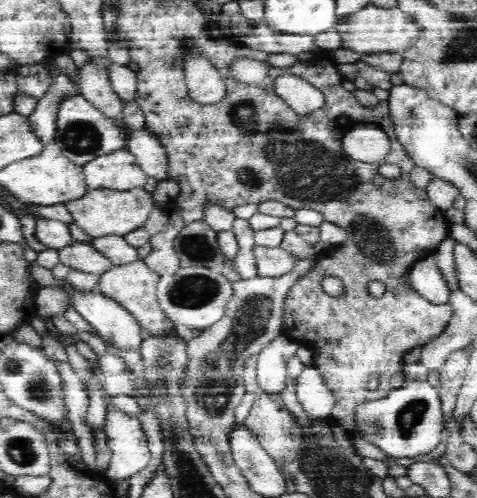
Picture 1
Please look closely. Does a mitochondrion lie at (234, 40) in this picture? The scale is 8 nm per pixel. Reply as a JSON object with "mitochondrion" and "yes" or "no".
{"mitochondrion":"no"}

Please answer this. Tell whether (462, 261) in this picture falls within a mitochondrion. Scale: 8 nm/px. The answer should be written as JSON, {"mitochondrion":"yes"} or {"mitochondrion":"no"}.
{"mitochondrion":"no"}

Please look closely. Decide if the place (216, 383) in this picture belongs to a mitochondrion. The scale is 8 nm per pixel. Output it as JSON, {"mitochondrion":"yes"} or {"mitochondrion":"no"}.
{"mitochondrion":"yes"}

